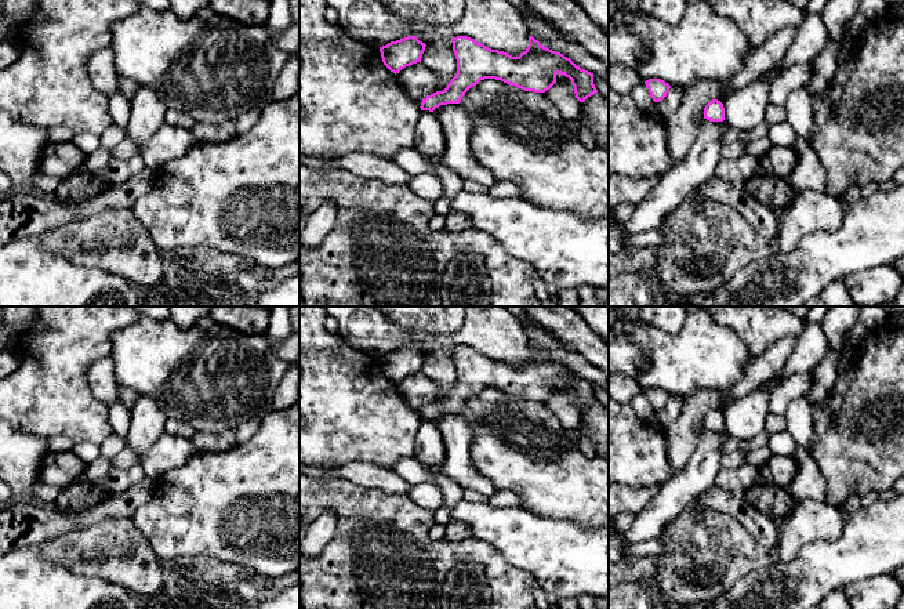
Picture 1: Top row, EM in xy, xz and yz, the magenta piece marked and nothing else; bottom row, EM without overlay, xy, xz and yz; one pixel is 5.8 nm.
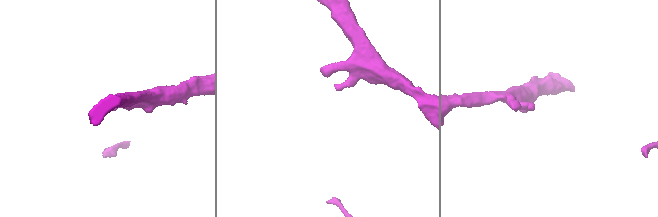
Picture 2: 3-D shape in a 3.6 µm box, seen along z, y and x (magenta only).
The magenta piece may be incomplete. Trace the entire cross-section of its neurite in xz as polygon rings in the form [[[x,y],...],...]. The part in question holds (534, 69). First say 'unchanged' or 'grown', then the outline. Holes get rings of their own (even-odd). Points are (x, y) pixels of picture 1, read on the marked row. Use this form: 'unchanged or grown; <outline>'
unchanged; [[[468,36],[453,37],[451,43],[457,73],[443,91],[422,99],[421,110],[433,112],[440,105],[460,104],[465,93],[484,79],[501,80],[524,91],[545,93],[560,73],[571,80],[580,102],[598,93],[593,73],[541,46],[533,36],[529,36],[529,46],[519,57],[491,50]]]

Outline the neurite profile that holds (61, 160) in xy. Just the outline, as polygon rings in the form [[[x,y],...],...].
[[[48,142],[39,163],[39,174],[65,180],[83,170],[84,160],[86,153],[72,142]]]

